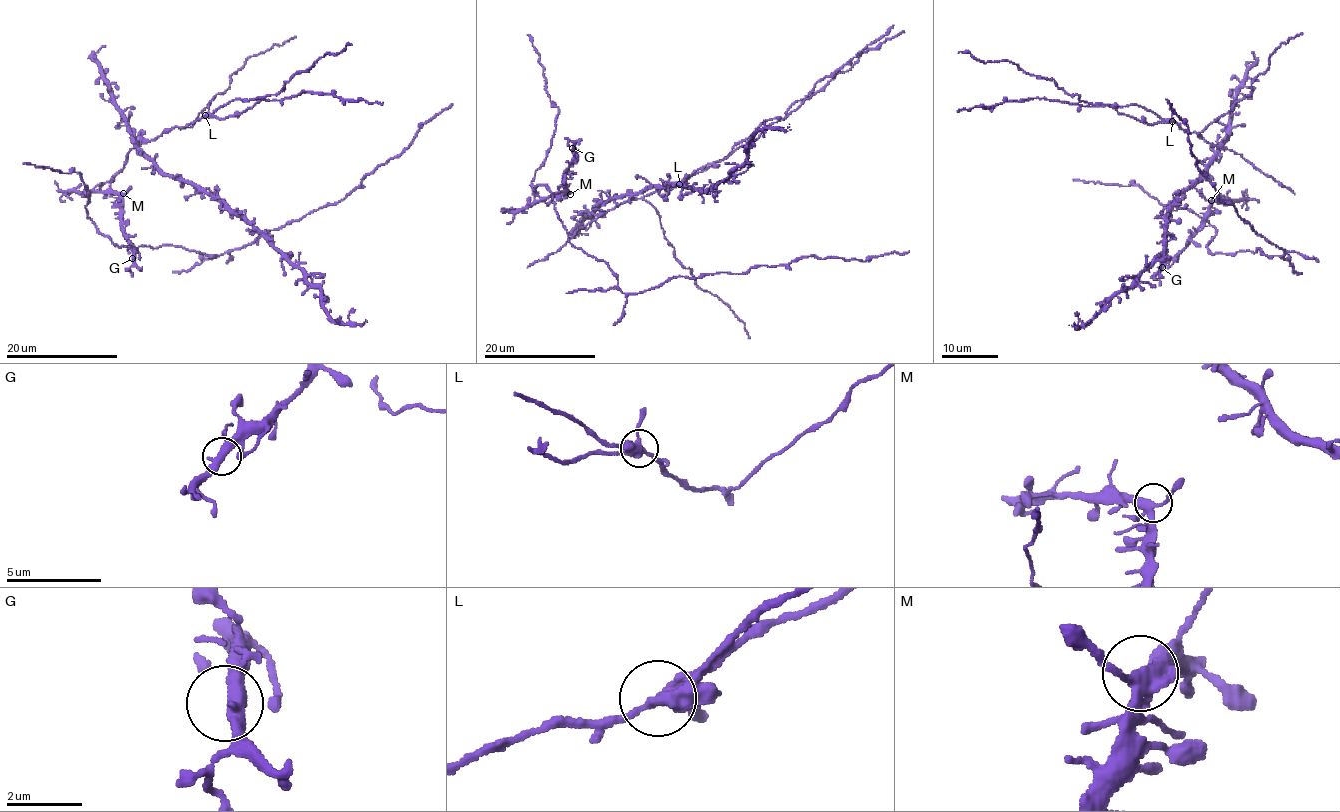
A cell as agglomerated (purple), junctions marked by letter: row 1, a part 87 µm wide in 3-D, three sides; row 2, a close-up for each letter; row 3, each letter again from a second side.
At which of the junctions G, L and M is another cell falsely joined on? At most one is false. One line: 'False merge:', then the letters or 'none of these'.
False merge: L

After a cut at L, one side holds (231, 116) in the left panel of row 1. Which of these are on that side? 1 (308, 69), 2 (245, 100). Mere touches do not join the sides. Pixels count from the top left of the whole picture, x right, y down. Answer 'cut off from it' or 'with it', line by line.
1: cut off from it
2: cut off from it

